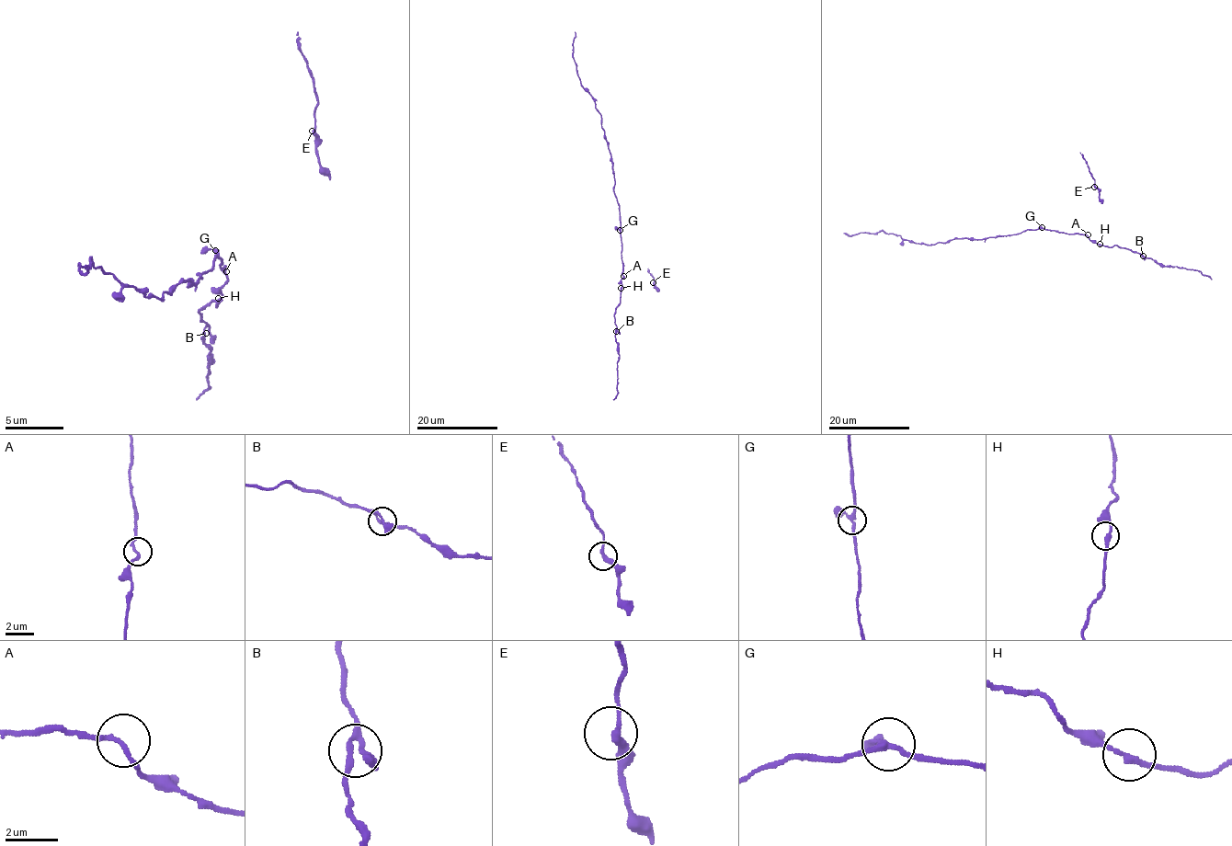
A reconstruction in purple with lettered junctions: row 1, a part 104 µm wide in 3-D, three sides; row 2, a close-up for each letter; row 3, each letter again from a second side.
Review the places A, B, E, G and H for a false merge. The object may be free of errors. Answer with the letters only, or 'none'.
none

